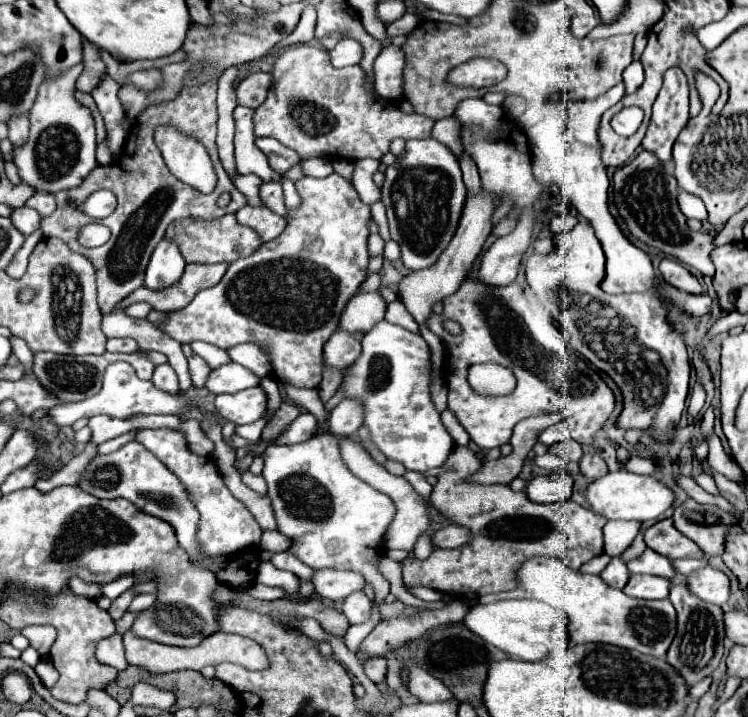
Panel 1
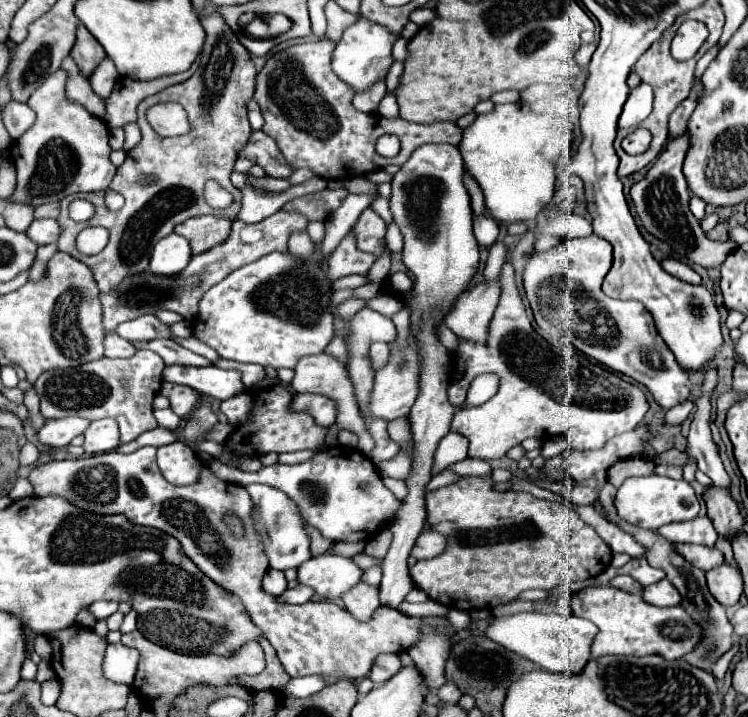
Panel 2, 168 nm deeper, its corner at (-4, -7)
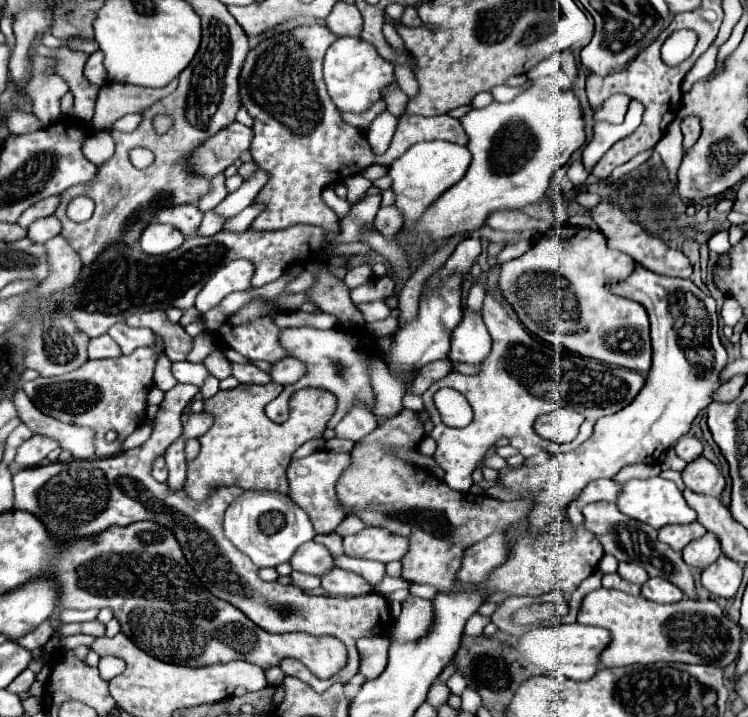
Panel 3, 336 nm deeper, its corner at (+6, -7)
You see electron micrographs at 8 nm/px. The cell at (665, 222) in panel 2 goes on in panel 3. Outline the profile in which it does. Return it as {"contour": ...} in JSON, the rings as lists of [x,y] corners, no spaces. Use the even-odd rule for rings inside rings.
{"contour":[[[688,116],[688,118],[682,120],[680,128],[682,128],[682,134],[684,134],[682,150],[688,152],[688,150],[696,144],[696,140],[698,140],[698,136],[700,136],[700,124],[698,124],[698,120],[696,120],[694,116]]]}

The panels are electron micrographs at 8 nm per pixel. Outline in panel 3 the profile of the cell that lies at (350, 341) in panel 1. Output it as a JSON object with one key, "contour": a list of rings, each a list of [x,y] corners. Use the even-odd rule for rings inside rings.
{"contour":[[[292,356],[280,360],[280,364],[276,364],[274,370],[270,372],[272,380],[278,382],[278,384],[282,384],[282,386],[288,386],[288,384],[300,380],[304,374],[306,374],[304,362],[296,360],[296,358],[292,358]]]}

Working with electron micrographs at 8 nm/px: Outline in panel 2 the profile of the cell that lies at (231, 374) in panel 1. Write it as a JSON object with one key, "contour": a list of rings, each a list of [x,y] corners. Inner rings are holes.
{"contour":[[[210,364],[206,368],[166,366],[164,380],[192,386],[198,392],[202,392],[206,396],[212,396],[212,398],[218,398],[218,400],[228,400],[228,398],[238,396],[238,394],[244,392],[240,372],[222,370],[222,368],[214,366],[214,364]]]}

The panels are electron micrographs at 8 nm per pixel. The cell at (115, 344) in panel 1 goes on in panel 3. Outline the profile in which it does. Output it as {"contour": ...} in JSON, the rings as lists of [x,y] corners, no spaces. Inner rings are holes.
{"contour":[[[104,334],[90,340],[88,356],[90,358],[118,358],[122,356],[122,352],[120,352],[120,346],[108,334]]]}

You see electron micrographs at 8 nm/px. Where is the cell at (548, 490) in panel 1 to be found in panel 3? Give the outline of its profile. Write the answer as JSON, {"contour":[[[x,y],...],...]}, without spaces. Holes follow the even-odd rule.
{"contour":[[[592,480],[580,494],[578,494],[578,502],[582,506],[590,504],[590,502],[598,502],[598,500],[608,500],[608,502],[616,502],[618,496],[618,484],[612,480]]]}

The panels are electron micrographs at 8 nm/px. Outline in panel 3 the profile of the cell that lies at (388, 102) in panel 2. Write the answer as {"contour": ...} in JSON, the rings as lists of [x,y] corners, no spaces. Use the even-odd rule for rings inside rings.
{"contour":[[[384,110],[376,116],[372,126],[368,128],[368,142],[370,142],[372,152],[384,154],[388,150],[394,130],[396,130],[396,124],[398,124],[398,116],[390,114],[388,110]]]}

